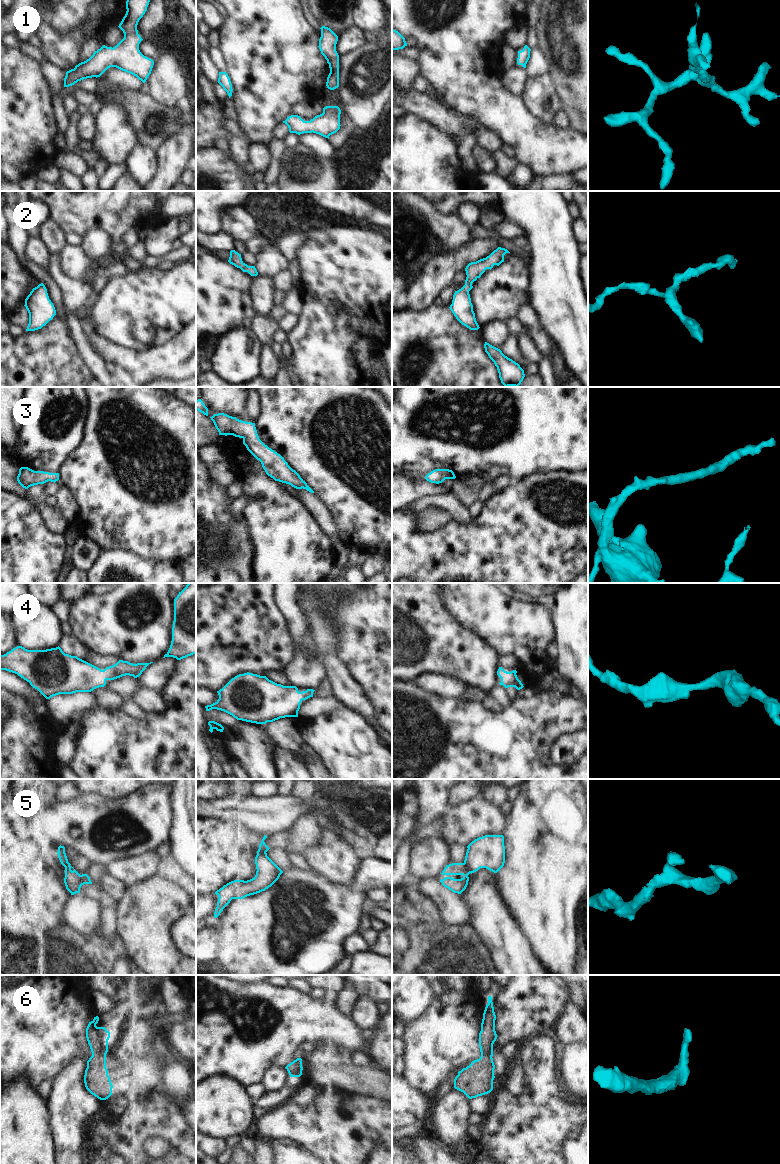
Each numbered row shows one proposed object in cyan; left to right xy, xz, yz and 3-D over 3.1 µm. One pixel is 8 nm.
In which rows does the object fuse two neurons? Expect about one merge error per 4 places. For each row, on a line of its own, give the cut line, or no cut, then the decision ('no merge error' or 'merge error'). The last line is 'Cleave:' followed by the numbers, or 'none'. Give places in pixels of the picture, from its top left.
1: no cut | no merge error
2: no cut | no merge error
3: no cut | no merge error
4: no cut | no merge error
5: yz (464, 862), (470, 872) | merge error
6: no cut | no merge error
Cleave: 5

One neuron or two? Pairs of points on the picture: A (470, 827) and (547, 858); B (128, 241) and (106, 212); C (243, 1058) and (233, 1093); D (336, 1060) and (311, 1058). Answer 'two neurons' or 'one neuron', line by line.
A: two neurons
B: two neurons
C: two neurons
D: one neuron

